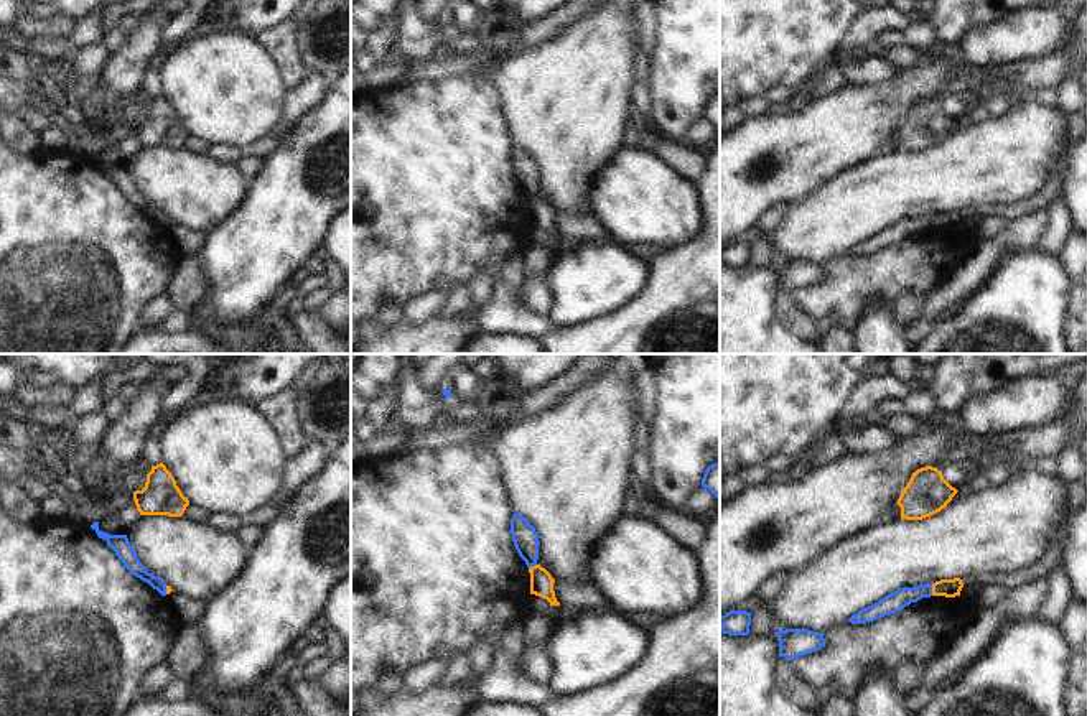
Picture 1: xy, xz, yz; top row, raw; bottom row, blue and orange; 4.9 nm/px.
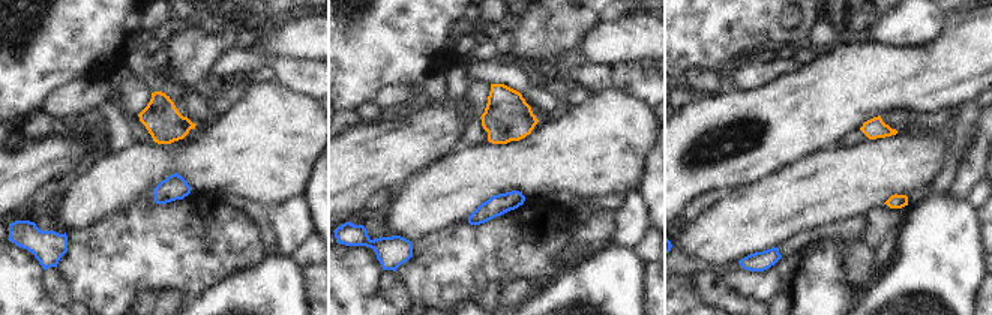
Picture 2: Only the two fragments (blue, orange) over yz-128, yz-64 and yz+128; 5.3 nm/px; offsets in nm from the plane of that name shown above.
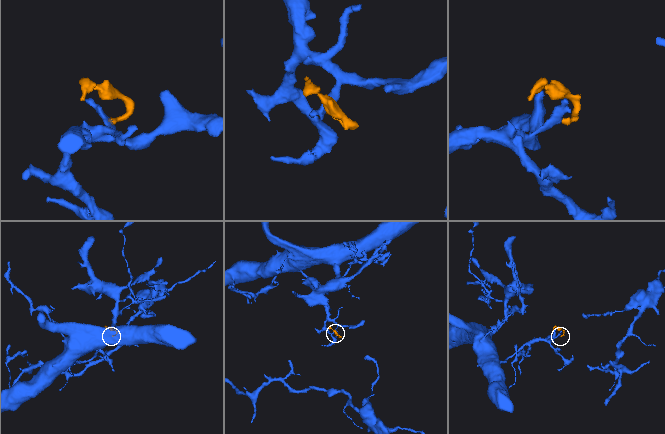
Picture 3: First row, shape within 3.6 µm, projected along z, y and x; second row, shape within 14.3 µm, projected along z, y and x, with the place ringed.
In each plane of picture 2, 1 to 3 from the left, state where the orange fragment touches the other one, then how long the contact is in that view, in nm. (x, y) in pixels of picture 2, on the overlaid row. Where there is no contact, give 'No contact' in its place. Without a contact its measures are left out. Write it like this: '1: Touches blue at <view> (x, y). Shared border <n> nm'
1: No contact
2: No contact
3: No contact.

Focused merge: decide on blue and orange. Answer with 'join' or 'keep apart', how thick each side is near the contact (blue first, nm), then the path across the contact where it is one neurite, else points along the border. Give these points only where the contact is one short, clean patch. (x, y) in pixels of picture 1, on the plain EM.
join | 100/90 nm | across yz (896, 232), (908, 226), (931, 221), (949, 219)

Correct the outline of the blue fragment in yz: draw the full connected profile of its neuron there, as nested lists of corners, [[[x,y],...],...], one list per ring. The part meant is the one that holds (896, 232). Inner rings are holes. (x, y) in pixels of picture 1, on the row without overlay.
[[[960,209],[954,211],[940,211],[932,212],[926,216],[919,216],[914,219],[901,219],[886,229],[879,230],[878,234],[860,240],[856,245],[853,245],[848,252],[851,255],[865,255],[873,253],[876,250],[881,250],[884,247],[894,245],[903,242],[911,234],[917,234],[922,229],[931,227],[945,227],[945,229],[955,229],[960,227],[960,222],[963,219],[963,214]]]

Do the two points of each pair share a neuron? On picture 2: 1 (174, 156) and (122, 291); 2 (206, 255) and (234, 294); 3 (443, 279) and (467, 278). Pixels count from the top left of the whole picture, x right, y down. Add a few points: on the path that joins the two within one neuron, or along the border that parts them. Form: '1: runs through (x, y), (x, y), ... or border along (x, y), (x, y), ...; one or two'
1: border along (152, 188), (122, 207); two
2: border along (254, 263), (228, 273), (194, 299); two
3: runs through (449, 278), (461, 278); one

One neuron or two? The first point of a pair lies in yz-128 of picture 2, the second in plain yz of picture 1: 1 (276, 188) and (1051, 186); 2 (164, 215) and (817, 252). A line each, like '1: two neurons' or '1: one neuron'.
1: two neurons
2: two neurons

